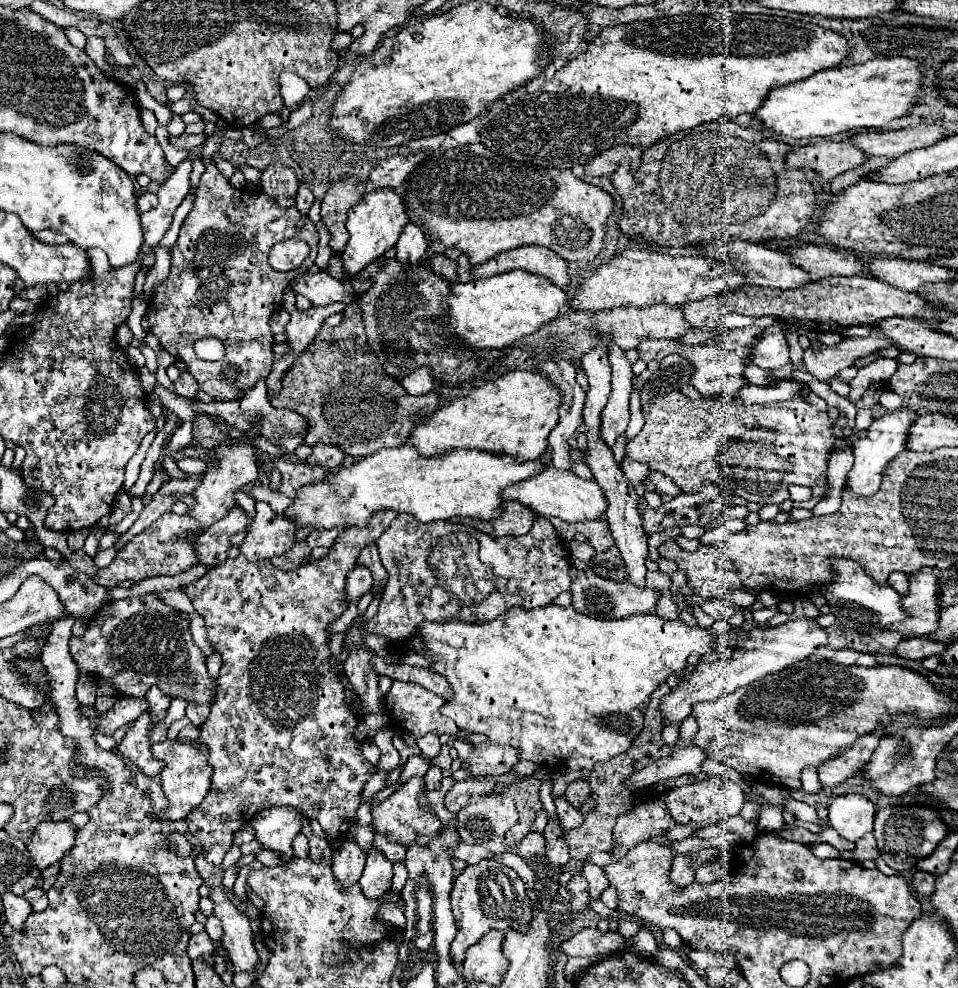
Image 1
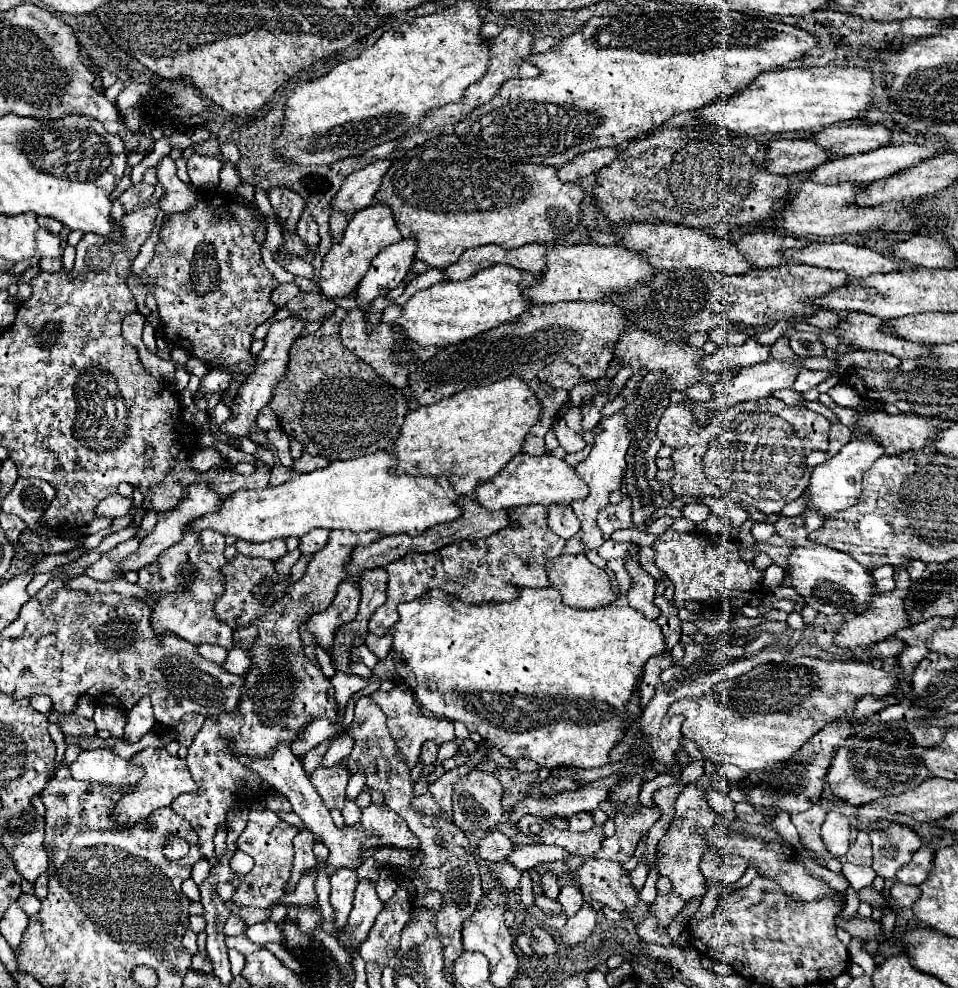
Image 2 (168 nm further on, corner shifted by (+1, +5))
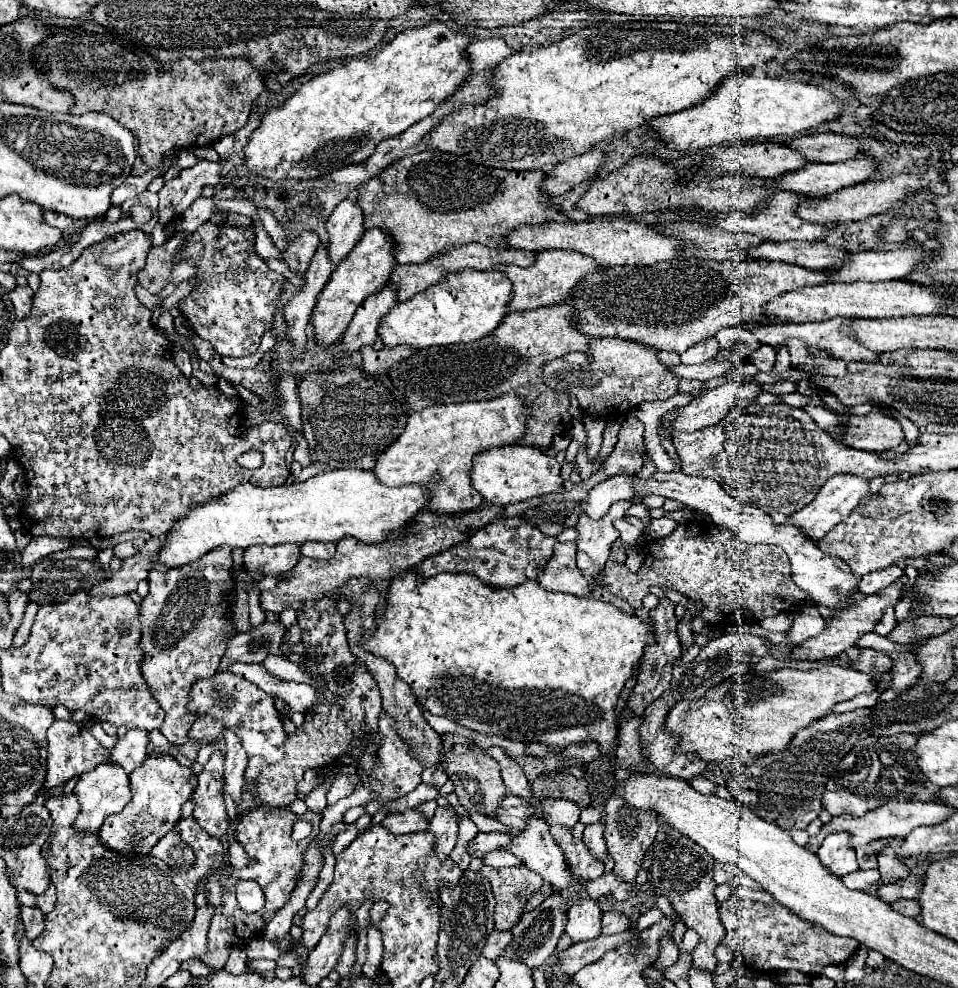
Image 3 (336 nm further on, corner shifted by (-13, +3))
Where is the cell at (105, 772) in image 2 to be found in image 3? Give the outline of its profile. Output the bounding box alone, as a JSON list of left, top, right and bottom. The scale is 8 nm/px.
[74,764,132,832]

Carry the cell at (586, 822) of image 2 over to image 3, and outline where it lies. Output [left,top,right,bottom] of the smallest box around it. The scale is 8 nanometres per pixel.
[582,820,606,860]

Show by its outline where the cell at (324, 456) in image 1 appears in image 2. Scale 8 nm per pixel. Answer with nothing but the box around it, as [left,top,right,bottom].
[292,454,328,472]

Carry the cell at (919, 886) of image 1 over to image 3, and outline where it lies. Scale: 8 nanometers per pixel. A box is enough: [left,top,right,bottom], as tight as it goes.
[892,900,920,918]

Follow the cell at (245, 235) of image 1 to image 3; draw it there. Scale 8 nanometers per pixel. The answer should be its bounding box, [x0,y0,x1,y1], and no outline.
[138,222,286,356]

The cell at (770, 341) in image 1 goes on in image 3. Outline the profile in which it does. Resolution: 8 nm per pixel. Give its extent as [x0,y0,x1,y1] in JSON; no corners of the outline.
[670,360,734,380]

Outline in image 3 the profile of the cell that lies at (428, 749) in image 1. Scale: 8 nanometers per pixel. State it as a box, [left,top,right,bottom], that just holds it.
[422,760,448,788]

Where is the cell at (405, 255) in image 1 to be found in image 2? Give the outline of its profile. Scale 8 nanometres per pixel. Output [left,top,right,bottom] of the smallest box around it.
[356,238,416,318]

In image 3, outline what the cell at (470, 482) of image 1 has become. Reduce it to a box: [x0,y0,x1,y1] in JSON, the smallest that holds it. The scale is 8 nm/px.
[158,468,432,568]

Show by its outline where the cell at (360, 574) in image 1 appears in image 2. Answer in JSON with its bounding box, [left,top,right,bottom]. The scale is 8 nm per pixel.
[304,582,360,654]

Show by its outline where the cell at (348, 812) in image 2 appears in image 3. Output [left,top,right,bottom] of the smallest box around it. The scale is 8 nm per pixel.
[334,822,360,854]

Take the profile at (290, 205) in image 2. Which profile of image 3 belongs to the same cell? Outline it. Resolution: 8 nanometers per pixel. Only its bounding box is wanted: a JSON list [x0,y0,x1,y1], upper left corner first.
[284,228,320,272]

